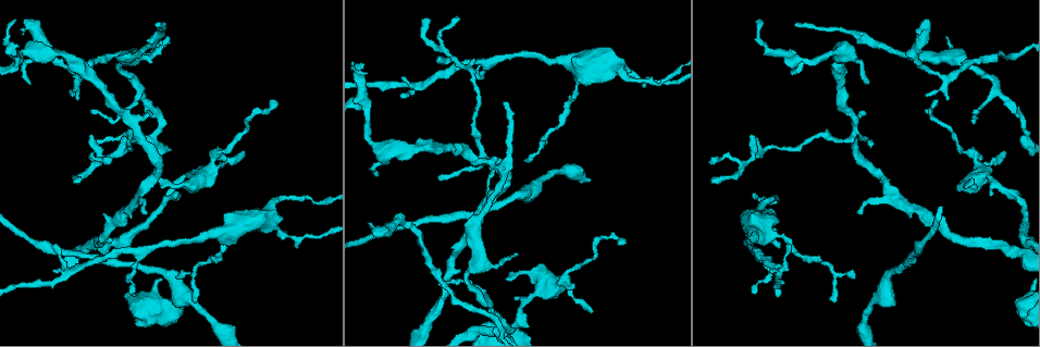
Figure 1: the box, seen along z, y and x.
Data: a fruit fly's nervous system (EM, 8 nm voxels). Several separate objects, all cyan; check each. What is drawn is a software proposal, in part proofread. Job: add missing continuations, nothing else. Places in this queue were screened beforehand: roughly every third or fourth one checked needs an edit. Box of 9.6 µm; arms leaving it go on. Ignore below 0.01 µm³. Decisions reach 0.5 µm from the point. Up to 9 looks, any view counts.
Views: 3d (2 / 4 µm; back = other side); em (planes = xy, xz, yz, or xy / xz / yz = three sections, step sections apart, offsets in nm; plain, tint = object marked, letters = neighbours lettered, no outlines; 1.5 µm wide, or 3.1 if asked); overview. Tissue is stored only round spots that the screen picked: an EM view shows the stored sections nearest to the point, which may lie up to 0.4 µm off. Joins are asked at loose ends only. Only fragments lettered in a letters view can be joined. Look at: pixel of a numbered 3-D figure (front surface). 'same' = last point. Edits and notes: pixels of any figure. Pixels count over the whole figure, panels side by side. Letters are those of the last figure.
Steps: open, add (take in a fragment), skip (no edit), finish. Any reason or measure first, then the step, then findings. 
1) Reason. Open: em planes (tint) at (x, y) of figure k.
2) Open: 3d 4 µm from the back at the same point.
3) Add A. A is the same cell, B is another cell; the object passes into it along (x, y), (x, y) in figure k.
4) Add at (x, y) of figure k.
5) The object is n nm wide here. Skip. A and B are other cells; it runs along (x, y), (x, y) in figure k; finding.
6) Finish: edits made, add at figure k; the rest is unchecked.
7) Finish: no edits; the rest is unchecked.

Tapers out. Open: 3d 2 µm at (527, 161) of figure 1.

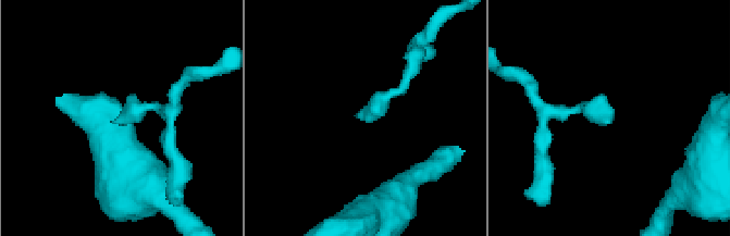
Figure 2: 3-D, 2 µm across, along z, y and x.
Open: em xz step 8 (letters) at (359, 117) of figure 2.

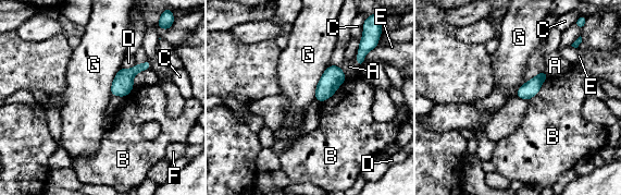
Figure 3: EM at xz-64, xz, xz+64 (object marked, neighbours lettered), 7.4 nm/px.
The longest contact is with G, 280 nm. Skip. A, B, C, D, E, F and G are other cells; a border runs along (330, 64), (318, 83), (314, 99) in figure 3; none of them fits.

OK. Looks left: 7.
Open: em planes (tint) at (948, 99) of figure 1.

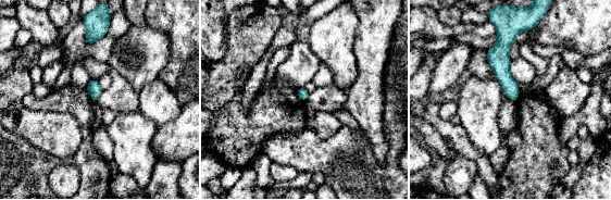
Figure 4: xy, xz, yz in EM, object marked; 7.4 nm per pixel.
Open: em planes (letters) at the same point.

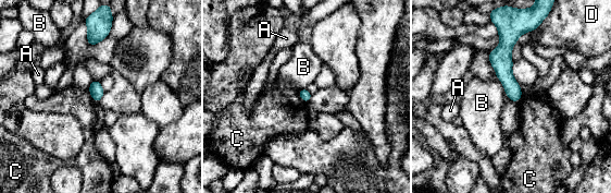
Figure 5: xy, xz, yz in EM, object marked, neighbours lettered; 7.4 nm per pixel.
Skip. A, B, C and D are other cells; a border runs along (298, 91), (298, 94), (307, 104) in figure 5; no lettered fragment goes on from it.

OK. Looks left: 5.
Open: em xz step 8 (letters) at (790, 245) of figure 1.

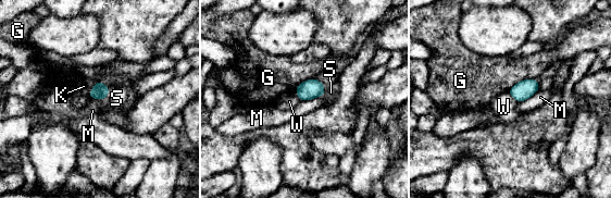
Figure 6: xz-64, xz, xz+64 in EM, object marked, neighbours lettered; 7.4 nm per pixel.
Open: em xy step 8 (letters) at the same point.

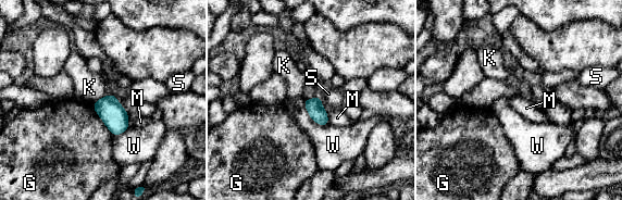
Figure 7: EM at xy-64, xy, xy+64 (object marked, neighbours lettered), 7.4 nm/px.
The object is 120 nm wide here. Skip. G, K, M, S and W are other cells; a border runs along (321, 100), (330, 123) in figure 7; no lettered fragment goes on from it.

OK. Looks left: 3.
Tapers out. Open: em planes (letters) at (753, 292) of figure 1.

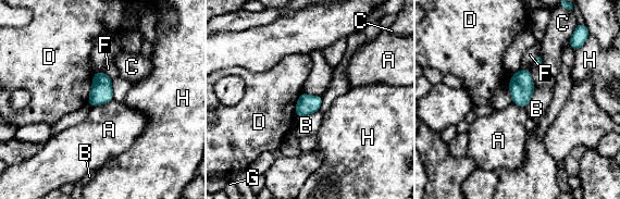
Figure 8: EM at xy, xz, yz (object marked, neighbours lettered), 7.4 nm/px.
The longest contact is with D, 240 nm. Skip. A, B, C, D, F, G and H are other cells; a border runs along (113, 99), (91, 108) in figure 8; none of them fits.

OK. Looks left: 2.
Finish: no edits; the rest is unchecked.

